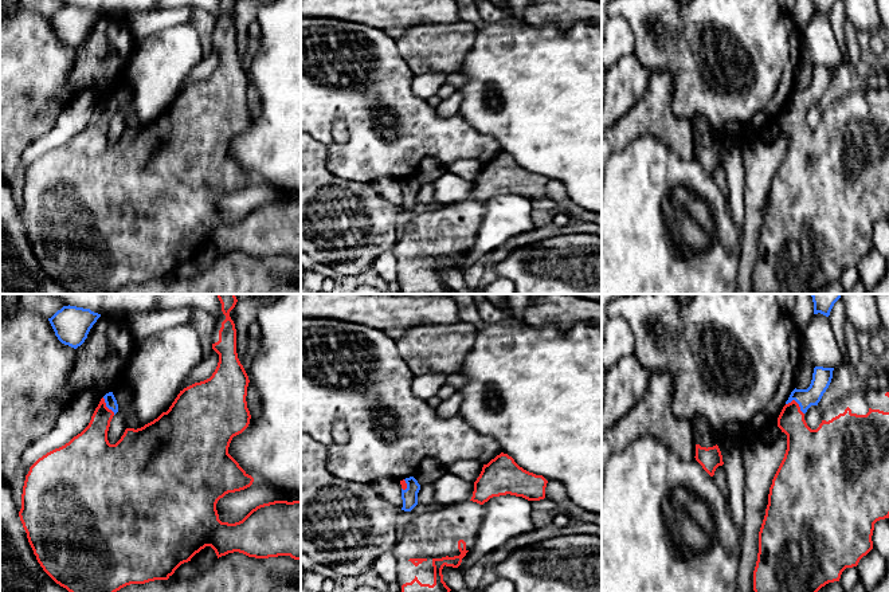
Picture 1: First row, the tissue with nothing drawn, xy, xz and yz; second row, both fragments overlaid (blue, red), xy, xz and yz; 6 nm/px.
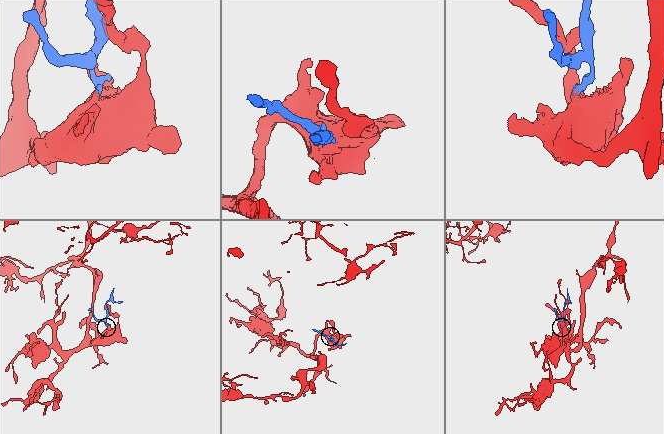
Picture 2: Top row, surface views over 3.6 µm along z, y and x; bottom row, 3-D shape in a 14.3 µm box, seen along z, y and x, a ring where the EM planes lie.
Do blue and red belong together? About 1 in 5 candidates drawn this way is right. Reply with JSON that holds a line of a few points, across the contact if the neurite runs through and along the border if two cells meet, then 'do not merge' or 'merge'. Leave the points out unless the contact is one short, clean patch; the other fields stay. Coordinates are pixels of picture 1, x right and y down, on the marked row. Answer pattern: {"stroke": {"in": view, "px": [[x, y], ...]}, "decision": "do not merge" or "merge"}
{"stroke": {"in": "yz", "px": [[822, 376], [821, 381], [797, 402], [797, 431], [802, 442]]}, "decision": "merge"}

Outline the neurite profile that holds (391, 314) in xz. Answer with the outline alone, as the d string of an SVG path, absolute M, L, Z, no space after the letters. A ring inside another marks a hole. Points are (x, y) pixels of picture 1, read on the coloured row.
M301 294L301 318L364 325L397 340L416 325L453 325L459 306L444 295Z

